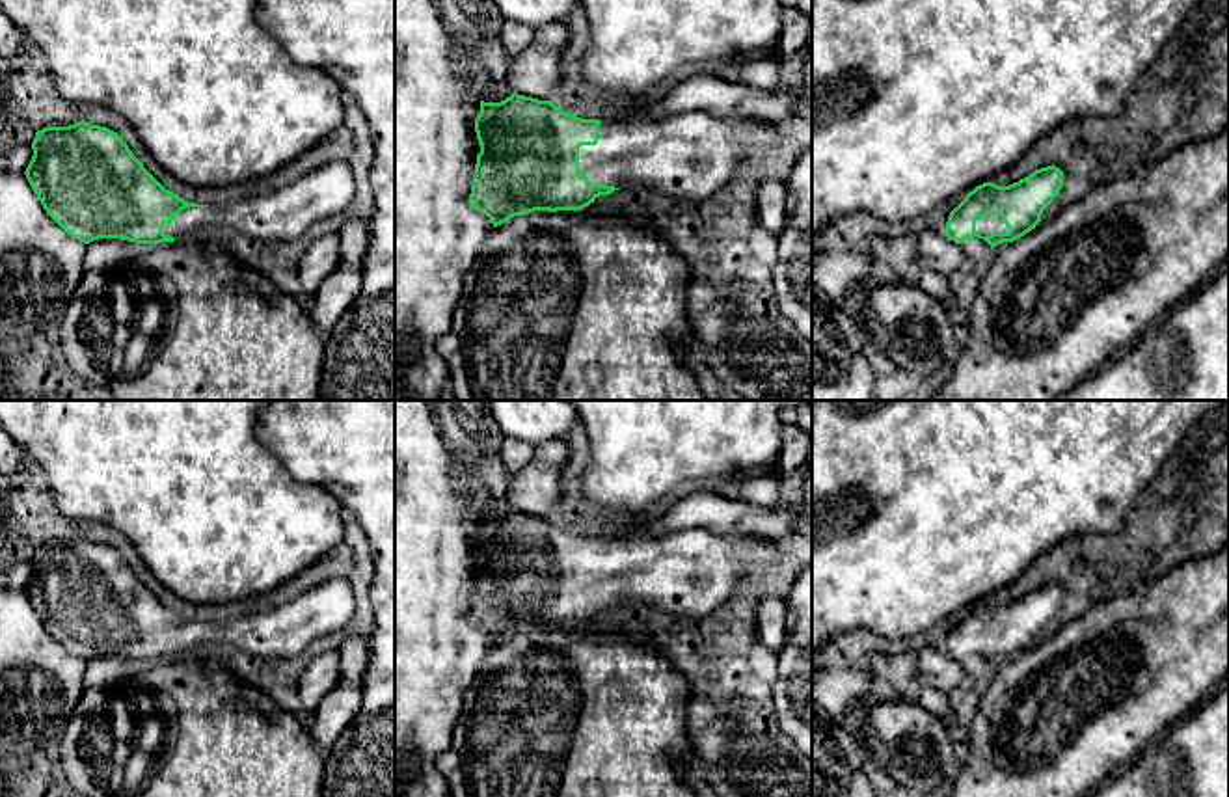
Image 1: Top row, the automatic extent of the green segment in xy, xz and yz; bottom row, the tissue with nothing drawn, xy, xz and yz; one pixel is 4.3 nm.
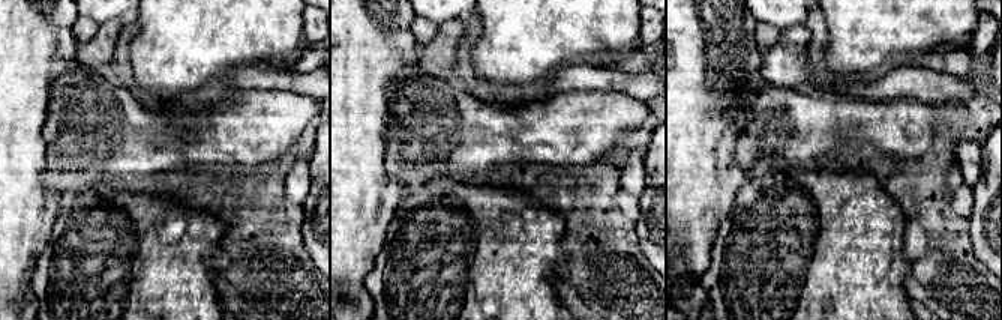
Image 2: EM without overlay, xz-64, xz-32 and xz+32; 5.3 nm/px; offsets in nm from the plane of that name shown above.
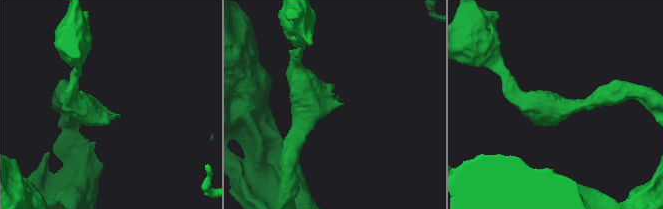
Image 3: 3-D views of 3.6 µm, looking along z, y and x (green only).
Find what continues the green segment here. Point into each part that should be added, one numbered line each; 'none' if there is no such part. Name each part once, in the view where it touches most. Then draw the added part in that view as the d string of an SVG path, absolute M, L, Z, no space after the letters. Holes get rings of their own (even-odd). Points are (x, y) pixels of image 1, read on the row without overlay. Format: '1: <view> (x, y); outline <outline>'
1: xz (695, 572); outline M706 529L661 538L601 538L596 562L579 564L579 592L594 601L626 605L646 601L655 609L685 616L706 616L728 607L734 592L760 577L771 577L780 562L777 542L758 534L724 534Z

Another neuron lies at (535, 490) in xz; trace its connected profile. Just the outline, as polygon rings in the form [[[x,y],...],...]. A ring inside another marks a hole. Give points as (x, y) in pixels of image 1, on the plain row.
[[[566,439],[533,447],[529,464],[510,475],[506,499],[512,510],[553,520],[560,508],[560,471],[568,458]]]

